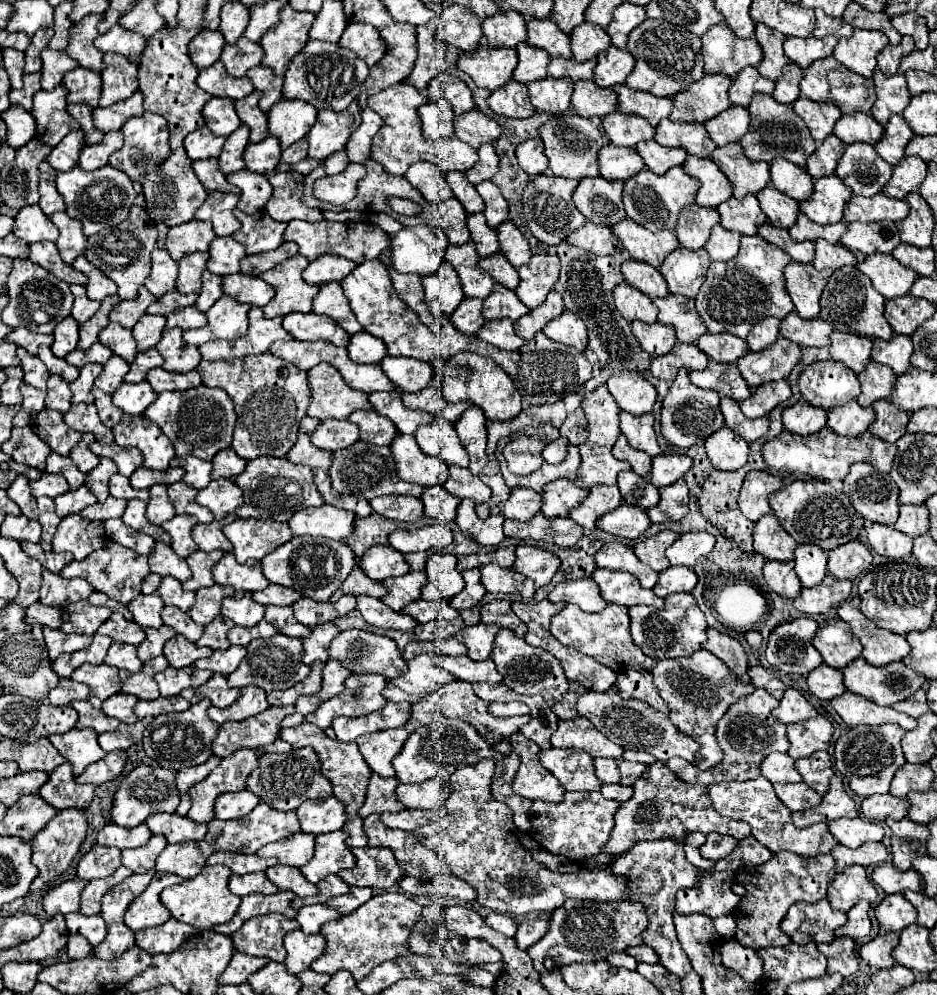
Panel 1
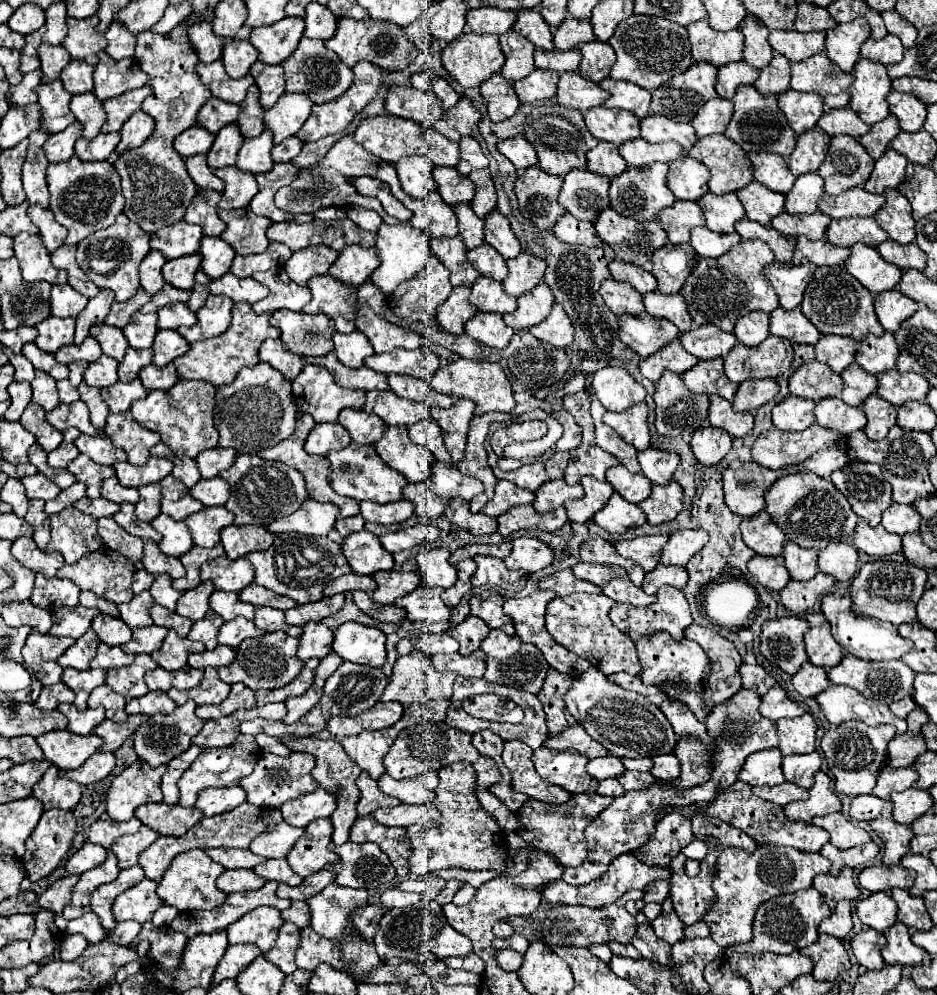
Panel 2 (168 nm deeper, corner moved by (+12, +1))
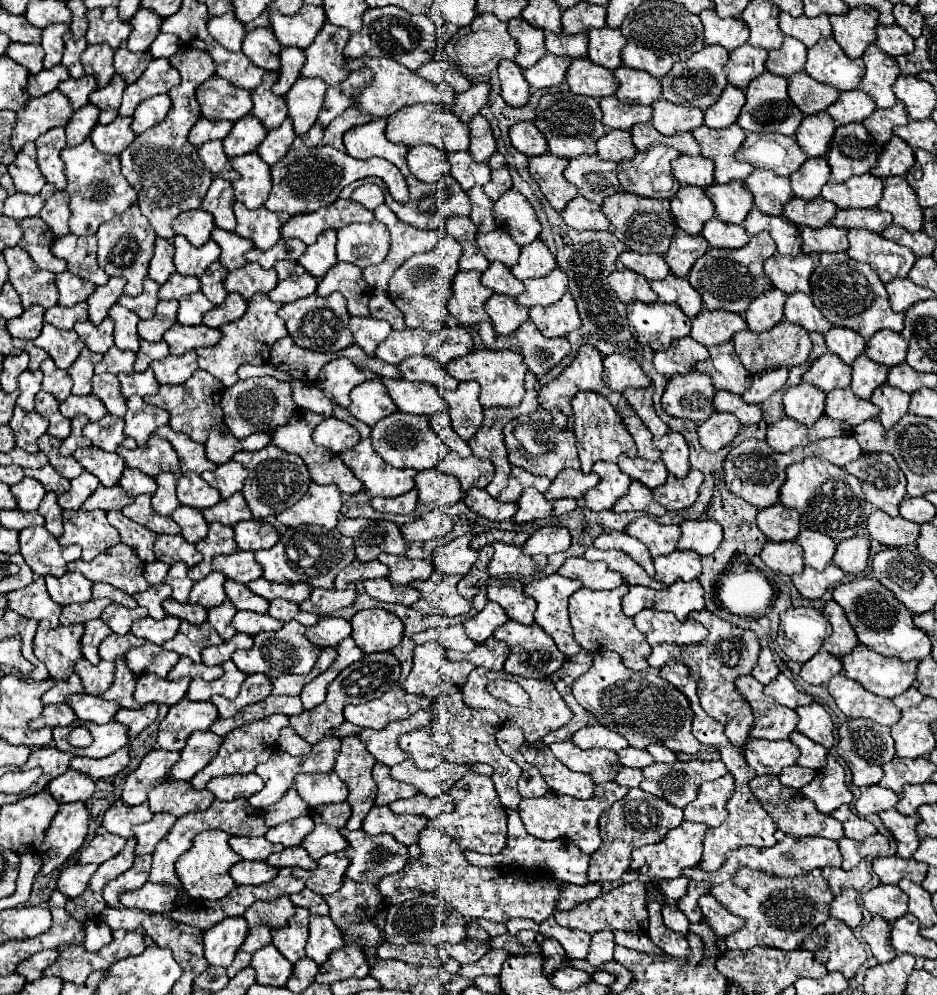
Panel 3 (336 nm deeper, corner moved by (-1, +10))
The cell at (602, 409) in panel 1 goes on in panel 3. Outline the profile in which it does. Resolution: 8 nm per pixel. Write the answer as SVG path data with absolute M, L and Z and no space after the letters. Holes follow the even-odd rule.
M577 392L573 398L573 412L575 412L575 434L577 434L577 450L581 460L581 470L587 474L591 472L591 466L599 460L605 462L617 462L621 454L625 456L637 456L635 442L627 434L619 414L613 410L609 400L595 392Z

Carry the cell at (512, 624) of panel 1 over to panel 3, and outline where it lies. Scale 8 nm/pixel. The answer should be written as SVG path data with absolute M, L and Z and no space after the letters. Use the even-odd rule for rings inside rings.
M497 578L487 586L487 598L499 602L505 614L519 624L533 624L535 618L535 600L523 594L523 584L515 578Z

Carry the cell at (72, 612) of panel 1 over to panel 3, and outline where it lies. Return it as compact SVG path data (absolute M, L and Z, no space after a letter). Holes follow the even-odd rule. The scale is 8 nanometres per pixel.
M101 598L101 600L87 600L81 604L69 604L63 608L61 614L61 624L63 626L73 626L73 624L85 624L89 620L95 620L101 616L105 606L111 604L111 600Z

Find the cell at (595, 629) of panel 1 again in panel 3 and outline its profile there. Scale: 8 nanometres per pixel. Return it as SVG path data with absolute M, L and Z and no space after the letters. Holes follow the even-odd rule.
M621 584L613 590L589 590L579 588L569 598L569 618L573 626L575 640L589 652L603 652L611 650L617 652L623 664L631 670L647 670L647 656L651 656L651 646L647 644L645 636L635 628L633 620L621 612L621 598L627 592L627 584Z

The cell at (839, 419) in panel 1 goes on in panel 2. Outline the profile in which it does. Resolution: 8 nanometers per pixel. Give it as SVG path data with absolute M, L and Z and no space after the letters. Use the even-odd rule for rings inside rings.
M826 397L820 403L816 403L814 415L818 425L840 431L844 435L864 429L866 425L866 415L862 407L850 407L838 397Z

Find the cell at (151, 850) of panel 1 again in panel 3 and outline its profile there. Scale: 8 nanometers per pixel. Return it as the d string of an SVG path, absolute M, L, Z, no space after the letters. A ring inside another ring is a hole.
M163 812L163 814L155 814L151 822L145 822L145 824L139 824L133 828L135 832L135 838L137 838L137 848L135 848L135 854L141 856L141 854L153 854L155 850L155 844L169 832L169 828L173 826L177 818Z

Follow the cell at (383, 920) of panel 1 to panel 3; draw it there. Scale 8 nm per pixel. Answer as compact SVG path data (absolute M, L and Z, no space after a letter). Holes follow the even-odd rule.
M311 916L309 940L305 946L307 956L321 966L325 964L329 954L333 950L339 950L341 946L343 946L343 938L339 934L339 928L333 924L333 920L329 916Z

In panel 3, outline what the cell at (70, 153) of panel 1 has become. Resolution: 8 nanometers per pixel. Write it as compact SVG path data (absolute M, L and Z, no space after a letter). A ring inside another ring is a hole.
M87 104L79 112L75 112L71 116L71 122L65 126L65 130L67 130L67 146L83 144L89 138L91 130L95 128L97 118L99 118L99 110L93 104Z

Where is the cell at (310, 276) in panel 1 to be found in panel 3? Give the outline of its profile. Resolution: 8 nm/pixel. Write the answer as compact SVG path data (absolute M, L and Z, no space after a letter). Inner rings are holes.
M327 230L317 236L315 244L307 246L307 250L303 252L303 256L297 262L315 278L323 278L325 272L337 262L335 244L337 244L337 232Z

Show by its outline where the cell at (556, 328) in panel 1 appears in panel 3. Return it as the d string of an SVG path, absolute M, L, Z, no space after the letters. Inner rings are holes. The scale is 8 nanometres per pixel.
M569 292L559 302L551 304L547 308L533 306L529 310L529 318L535 322L535 326L541 330L541 334L547 338L567 336L569 332L573 332L581 326L581 318L579 318L575 300Z

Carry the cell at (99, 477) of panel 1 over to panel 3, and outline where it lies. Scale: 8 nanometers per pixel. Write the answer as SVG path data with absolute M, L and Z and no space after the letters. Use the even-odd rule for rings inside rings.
M95 446L75 450L73 458L87 472L95 474L103 486L115 486L119 482L119 478L121 478L123 468L125 468L125 460L119 454L105 452L105 450L95 448Z

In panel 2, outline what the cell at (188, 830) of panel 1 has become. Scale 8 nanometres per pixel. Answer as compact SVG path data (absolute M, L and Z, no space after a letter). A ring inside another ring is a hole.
M144 803L134 813L146 827L158 831L160 835L180 837L204 815L196 807L180 807L166 803Z

